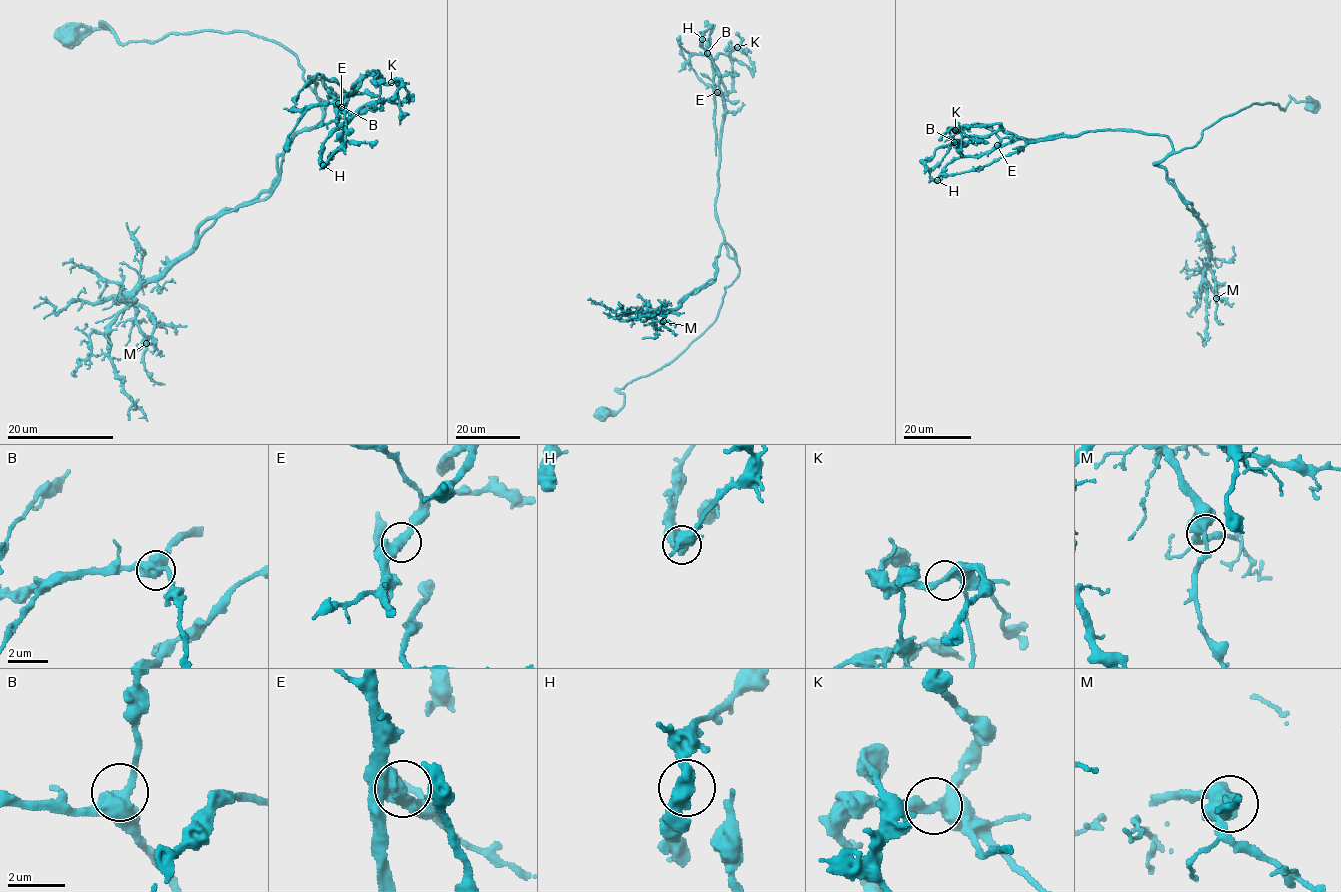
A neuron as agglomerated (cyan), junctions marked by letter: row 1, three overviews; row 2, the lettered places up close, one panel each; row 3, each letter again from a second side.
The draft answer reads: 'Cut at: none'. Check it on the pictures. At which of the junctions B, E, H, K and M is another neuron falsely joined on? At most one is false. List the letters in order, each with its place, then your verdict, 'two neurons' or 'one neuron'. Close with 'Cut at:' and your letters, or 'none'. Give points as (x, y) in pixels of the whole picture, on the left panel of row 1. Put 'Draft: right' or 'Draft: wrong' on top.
Draft: wrong
B: place (338, 103); one neuron
E: place (341, 107); one neuron
H: place (323, 165); two neurons
K: place (391, 82); one neuron
M: place (146, 343); one neuron
Cut at: H

